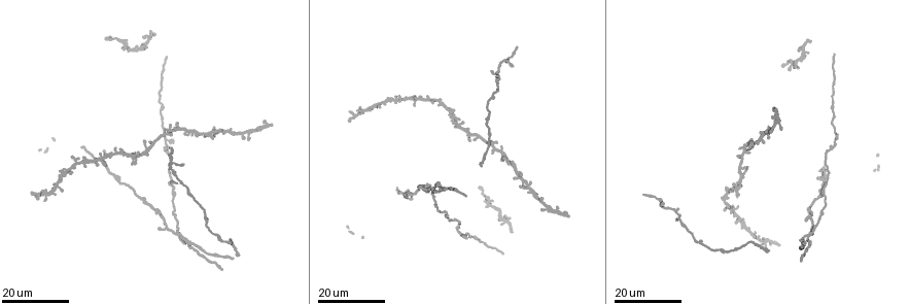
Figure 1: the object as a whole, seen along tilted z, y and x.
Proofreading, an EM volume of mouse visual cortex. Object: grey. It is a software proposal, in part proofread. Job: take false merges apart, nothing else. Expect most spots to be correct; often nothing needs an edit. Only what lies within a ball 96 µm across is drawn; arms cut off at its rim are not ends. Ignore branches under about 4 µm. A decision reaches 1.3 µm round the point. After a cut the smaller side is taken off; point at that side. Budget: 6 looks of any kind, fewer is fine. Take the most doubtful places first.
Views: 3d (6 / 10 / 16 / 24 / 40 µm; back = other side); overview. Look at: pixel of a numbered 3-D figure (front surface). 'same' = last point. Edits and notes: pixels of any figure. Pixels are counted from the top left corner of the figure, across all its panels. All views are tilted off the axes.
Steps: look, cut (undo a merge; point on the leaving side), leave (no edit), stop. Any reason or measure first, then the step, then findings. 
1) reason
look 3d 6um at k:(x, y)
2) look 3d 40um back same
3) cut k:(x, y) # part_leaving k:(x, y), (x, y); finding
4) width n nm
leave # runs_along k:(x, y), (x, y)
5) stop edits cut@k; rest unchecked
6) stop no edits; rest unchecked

four arms meet
look 3d 16um at 1:(810, 234)

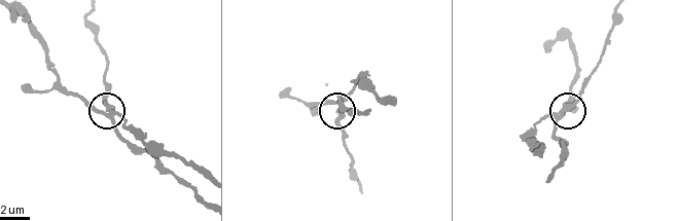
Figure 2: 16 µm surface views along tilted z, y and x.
look 3d 10um at 2:(101, 113)

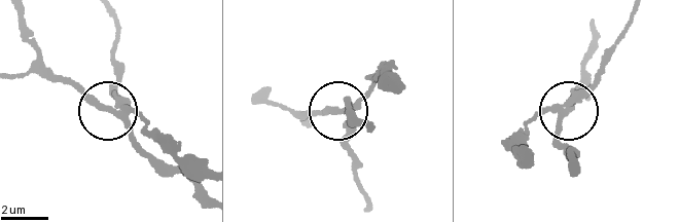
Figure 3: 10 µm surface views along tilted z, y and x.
width 260 nm
cut 3:(349, 139) # part_leaving 3:(561, 107), (596, 77), (603, 54), (631, 14); two neurons meet here

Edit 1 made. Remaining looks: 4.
four or more arms meet
look 3d 16um at 1:(503, 152)

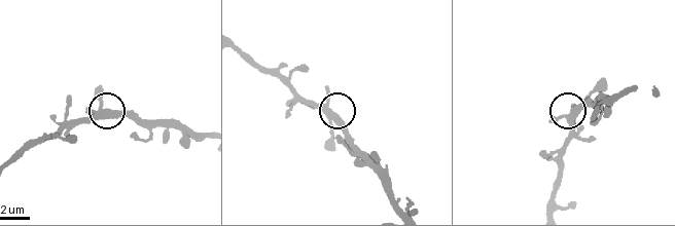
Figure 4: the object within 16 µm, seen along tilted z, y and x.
closer look
look 3d 6um at 4:(100, 108)

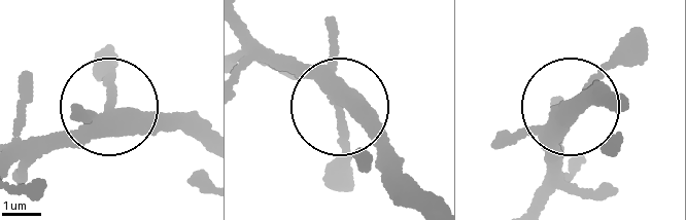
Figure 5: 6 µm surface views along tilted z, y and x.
leave # runs_along 5:(419, 187), (345, 105), (337, 186); all the same neuron

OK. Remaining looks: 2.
thick turns thin
look 3d 24um at 1:(118, 181)

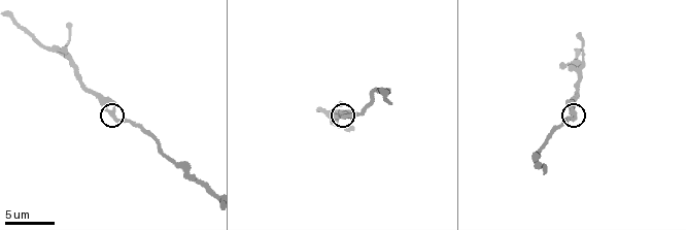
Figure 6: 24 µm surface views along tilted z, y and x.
look 3d 6um at 6:(344, 118)

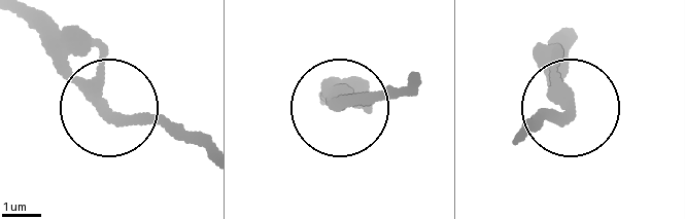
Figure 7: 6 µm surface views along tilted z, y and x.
width 260 nm
leave # all the same neuron

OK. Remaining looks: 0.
stop edits cut@3; rest unchecked

